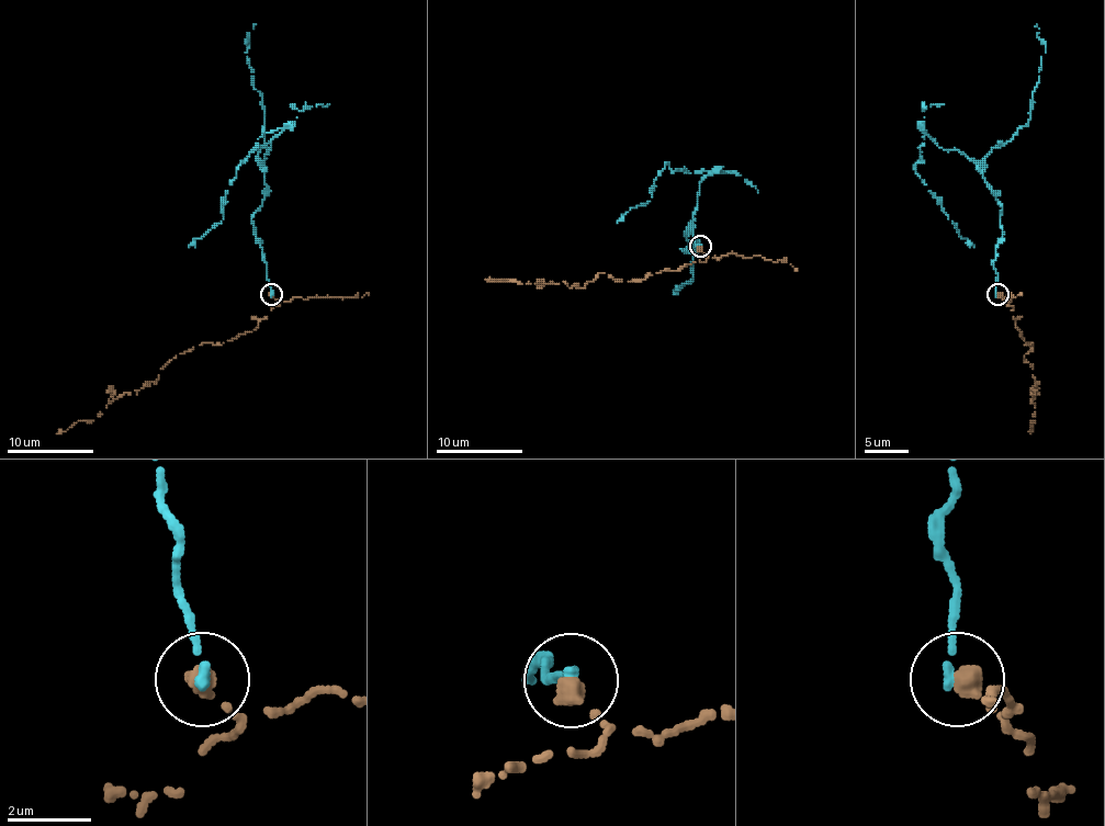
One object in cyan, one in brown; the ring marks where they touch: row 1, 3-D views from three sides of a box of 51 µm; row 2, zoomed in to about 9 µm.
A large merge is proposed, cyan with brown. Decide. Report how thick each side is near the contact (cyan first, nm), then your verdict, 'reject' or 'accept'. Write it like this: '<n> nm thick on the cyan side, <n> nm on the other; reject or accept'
240 nm thick on the cyan side, 440 nm on the other; reject

